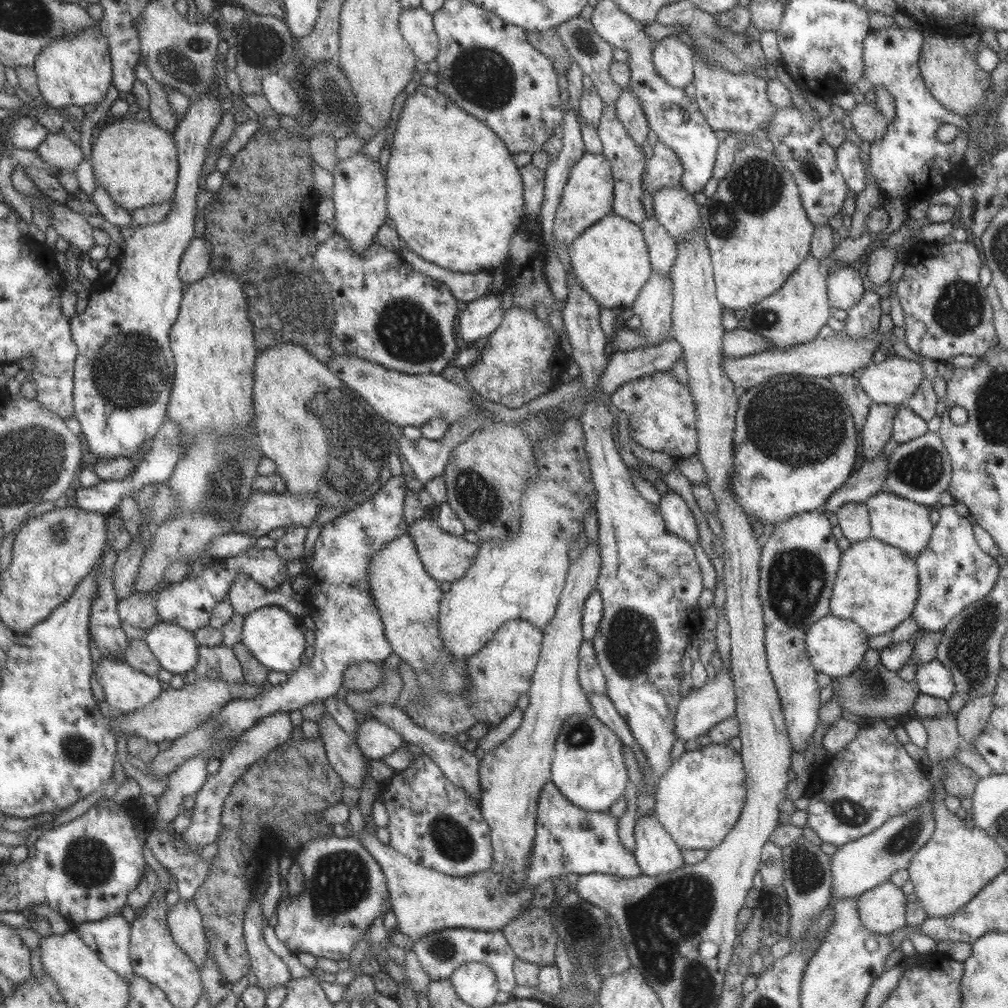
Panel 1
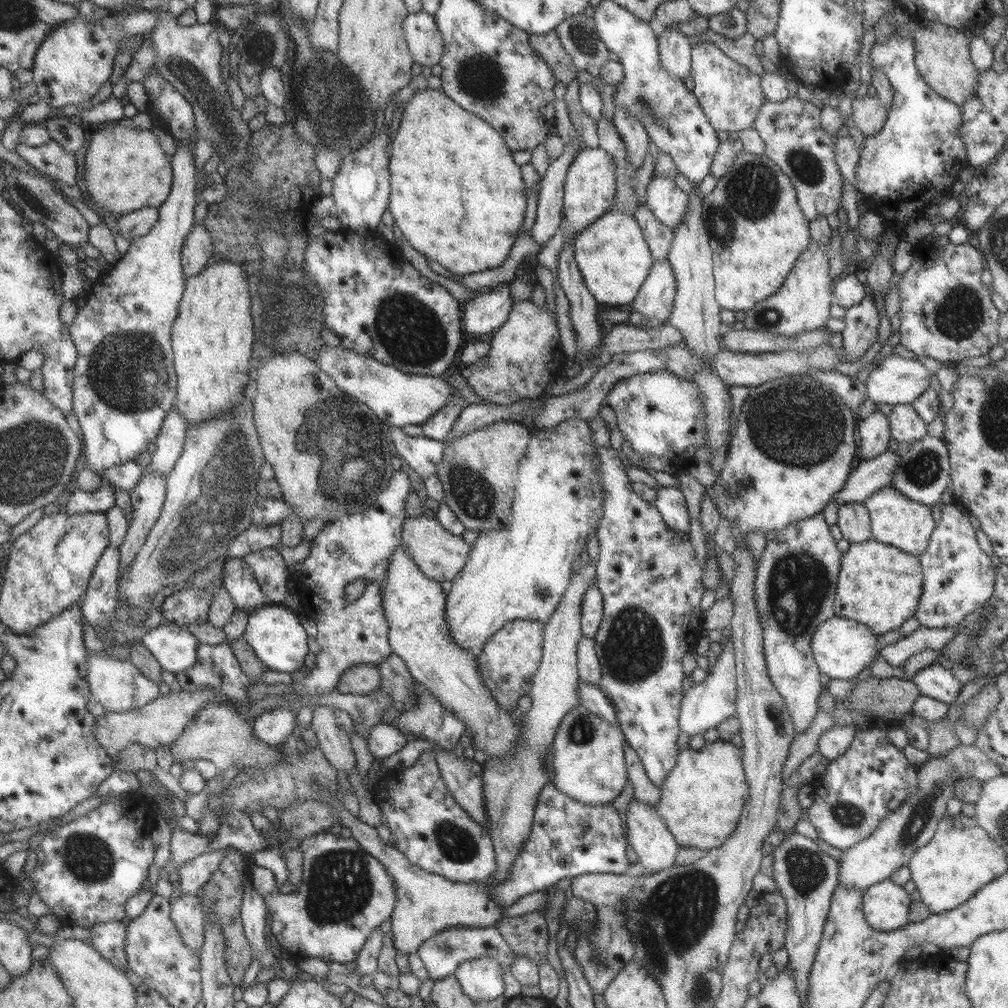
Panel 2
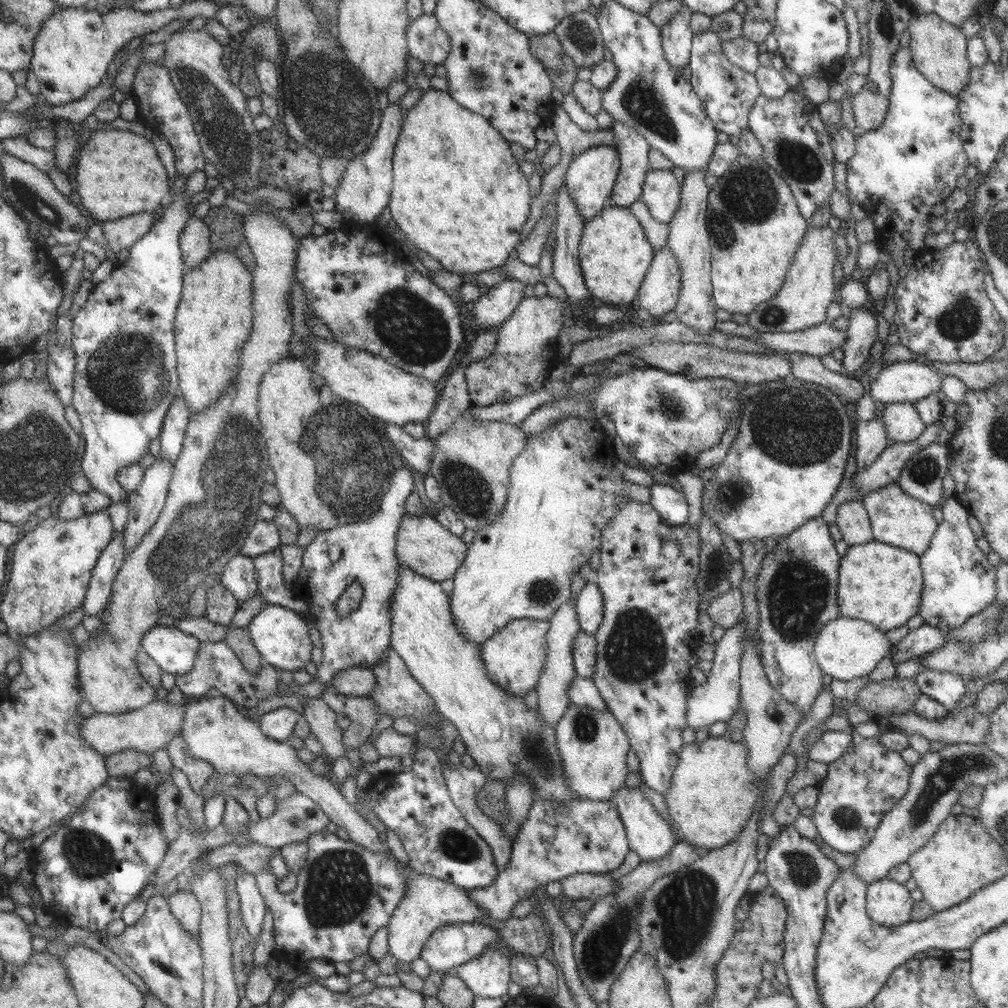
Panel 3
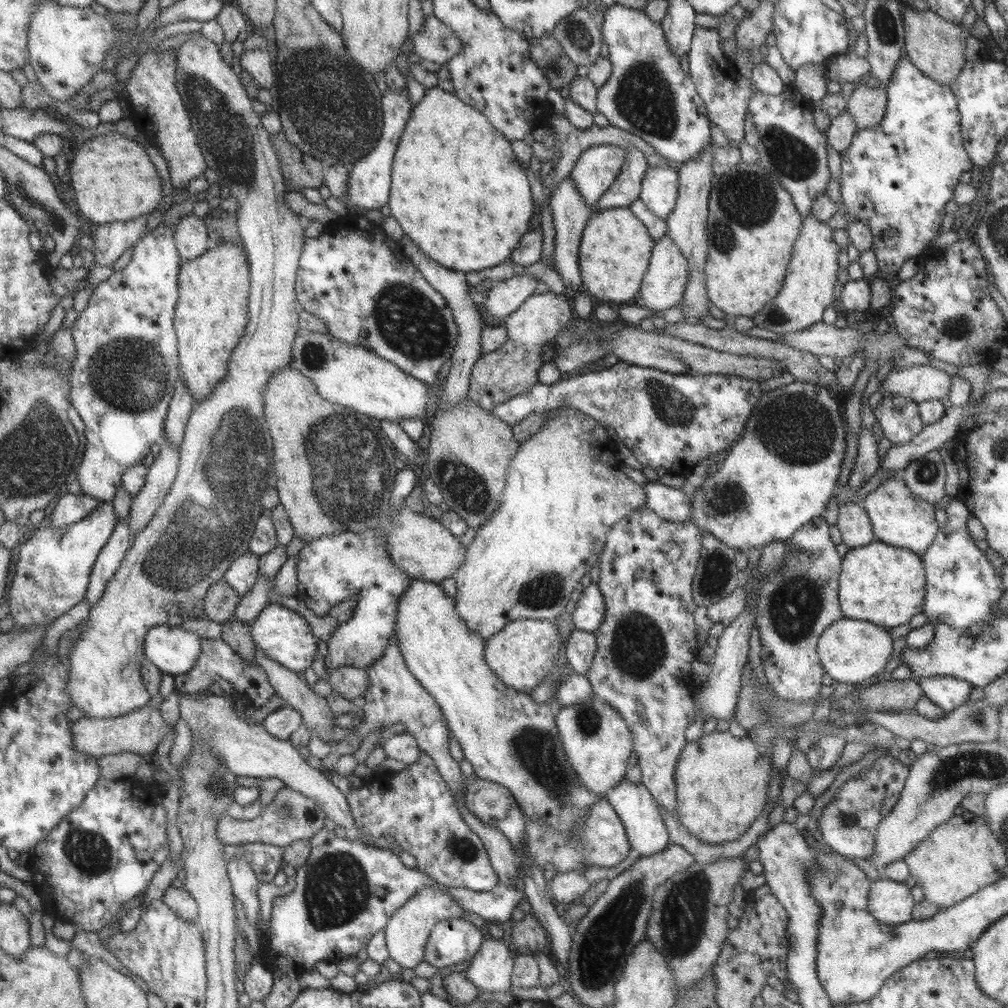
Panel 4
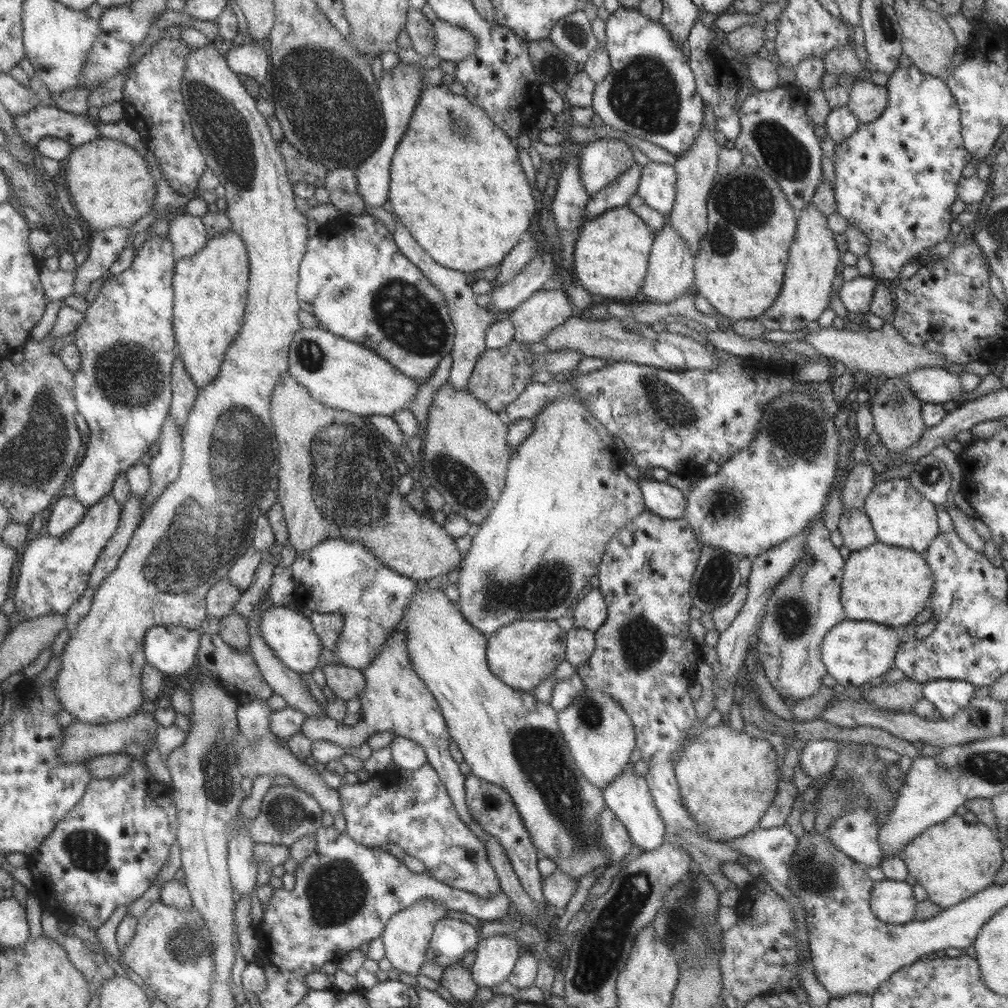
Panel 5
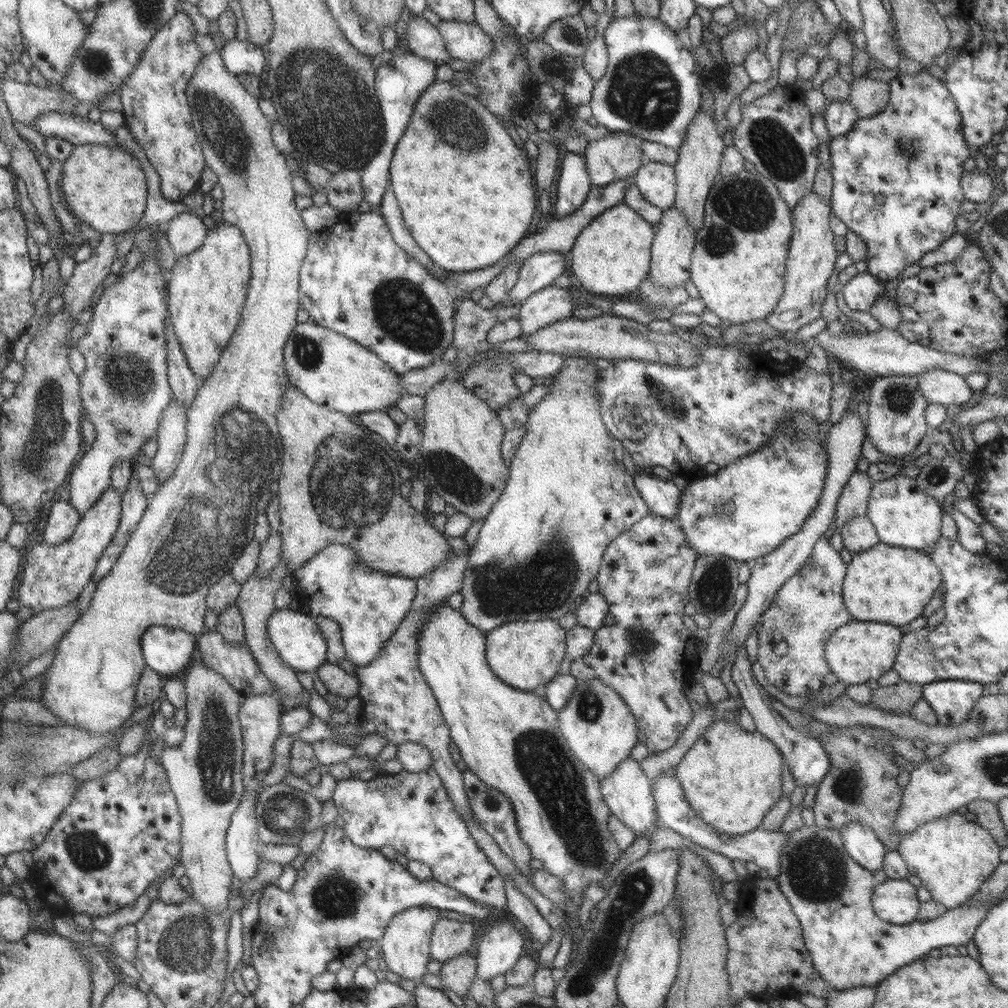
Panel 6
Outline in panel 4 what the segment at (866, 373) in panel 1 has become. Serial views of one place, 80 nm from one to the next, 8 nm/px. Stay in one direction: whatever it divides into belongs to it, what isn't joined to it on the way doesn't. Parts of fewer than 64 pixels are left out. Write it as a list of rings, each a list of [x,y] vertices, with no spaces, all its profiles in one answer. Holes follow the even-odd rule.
[[[928,364],[904,366],[889,371],[877,392],[881,398],[901,395],[915,403],[945,398],[951,386],[951,376]]]

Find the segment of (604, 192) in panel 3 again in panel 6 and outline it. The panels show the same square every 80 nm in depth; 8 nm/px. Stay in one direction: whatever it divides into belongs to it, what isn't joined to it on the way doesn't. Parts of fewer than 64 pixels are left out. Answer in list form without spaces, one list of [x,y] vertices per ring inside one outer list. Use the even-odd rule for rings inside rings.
[[[612,131],[598,140],[589,141],[583,152],[585,168],[592,186],[602,187],[616,180],[633,177],[645,161],[640,138],[630,132]]]

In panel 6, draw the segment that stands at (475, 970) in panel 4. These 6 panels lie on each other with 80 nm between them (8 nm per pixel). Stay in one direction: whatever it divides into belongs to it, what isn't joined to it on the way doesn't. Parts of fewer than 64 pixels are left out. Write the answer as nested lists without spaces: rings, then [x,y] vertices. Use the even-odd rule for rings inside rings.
[[[503,916],[503,920],[497,920],[488,927],[487,932],[478,935],[481,939],[477,944],[476,976],[489,981],[494,976],[507,972],[522,954],[531,950],[528,938],[522,929],[513,926],[511,916]]]

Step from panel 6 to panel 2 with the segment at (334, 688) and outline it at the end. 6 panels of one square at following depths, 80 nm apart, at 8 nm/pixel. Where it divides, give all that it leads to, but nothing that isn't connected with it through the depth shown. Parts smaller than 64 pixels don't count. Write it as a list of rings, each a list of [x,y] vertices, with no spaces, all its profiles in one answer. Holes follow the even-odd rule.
[[[357,664],[341,674],[335,687],[339,692],[345,694],[369,697],[380,686],[380,681],[376,665]]]

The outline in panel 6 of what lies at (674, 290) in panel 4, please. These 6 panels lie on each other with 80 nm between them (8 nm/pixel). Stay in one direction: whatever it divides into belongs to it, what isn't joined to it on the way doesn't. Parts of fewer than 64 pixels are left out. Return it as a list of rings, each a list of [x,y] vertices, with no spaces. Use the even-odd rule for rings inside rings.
[[[675,206],[666,208],[655,226],[655,234],[650,248],[649,278],[662,287],[683,285],[689,281],[691,251],[695,237],[692,226]]]

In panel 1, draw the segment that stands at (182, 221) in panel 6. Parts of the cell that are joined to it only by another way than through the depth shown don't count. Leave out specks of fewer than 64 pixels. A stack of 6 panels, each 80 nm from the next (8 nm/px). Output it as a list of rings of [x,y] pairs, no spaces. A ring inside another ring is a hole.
[[[204,234],[193,235],[181,255],[178,277],[184,286],[207,275],[210,261],[210,244]]]

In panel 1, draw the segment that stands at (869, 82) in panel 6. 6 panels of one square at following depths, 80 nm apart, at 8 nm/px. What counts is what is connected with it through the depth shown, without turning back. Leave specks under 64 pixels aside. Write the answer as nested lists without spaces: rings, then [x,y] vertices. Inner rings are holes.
[[[859,102],[850,110],[851,136],[854,139],[877,141],[886,131],[887,120],[876,109],[875,103]]]

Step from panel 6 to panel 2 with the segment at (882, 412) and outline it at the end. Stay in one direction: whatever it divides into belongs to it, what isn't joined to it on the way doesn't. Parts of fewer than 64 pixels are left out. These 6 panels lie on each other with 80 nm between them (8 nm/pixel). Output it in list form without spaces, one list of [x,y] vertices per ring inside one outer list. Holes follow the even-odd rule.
[[[911,403],[893,406],[887,416],[887,423],[891,430],[889,435],[901,446],[921,441],[927,435],[928,426],[915,413]]]

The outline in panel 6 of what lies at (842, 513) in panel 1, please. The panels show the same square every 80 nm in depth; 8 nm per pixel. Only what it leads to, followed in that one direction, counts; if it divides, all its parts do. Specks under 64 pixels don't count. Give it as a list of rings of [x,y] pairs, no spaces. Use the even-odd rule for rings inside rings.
[[[867,515],[850,518],[847,522],[843,522],[839,533],[845,550],[849,550],[851,554],[869,550],[880,542]]]

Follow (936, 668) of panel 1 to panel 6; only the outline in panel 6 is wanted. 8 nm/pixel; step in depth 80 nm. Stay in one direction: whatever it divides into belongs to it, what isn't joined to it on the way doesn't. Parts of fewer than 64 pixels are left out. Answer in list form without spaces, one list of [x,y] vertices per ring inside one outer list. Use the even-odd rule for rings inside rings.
[[[941,680],[922,685],[922,699],[943,726],[961,724],[982,695],[983,685],[963,680]]]

